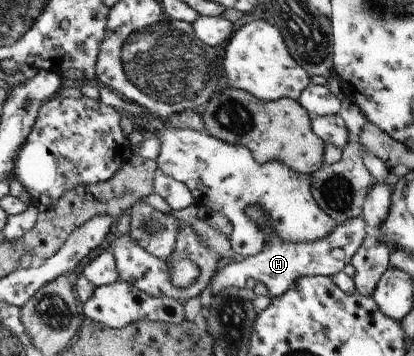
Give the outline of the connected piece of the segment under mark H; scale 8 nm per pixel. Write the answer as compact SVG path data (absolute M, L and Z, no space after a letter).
M253 204L245 207L244 213L256 223L257 227L265 233L265 246L260 253L246 256L239 263L226 264L211 281L212 294L218 290L235 287L244 287L247 277L254 281L264 283L270 298L279 298L298 278L304 276L326 276L331 278L334 274L342 272L344 265L360 247L360 242L366 235L366 225L362 216L347 219L344 223L336 224L334 228L322 239L306 243L281 242L272 232L267 219L261 209Z

